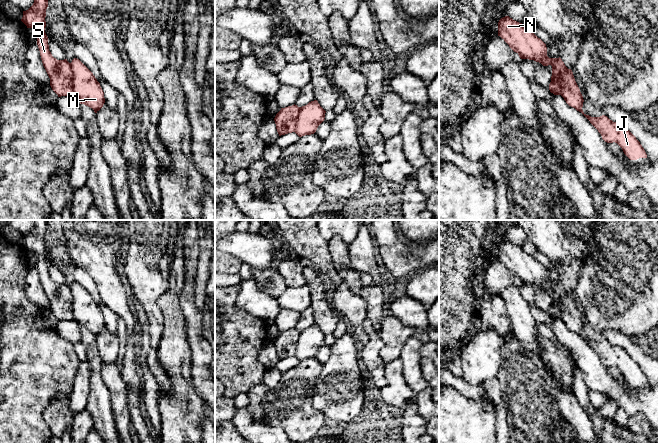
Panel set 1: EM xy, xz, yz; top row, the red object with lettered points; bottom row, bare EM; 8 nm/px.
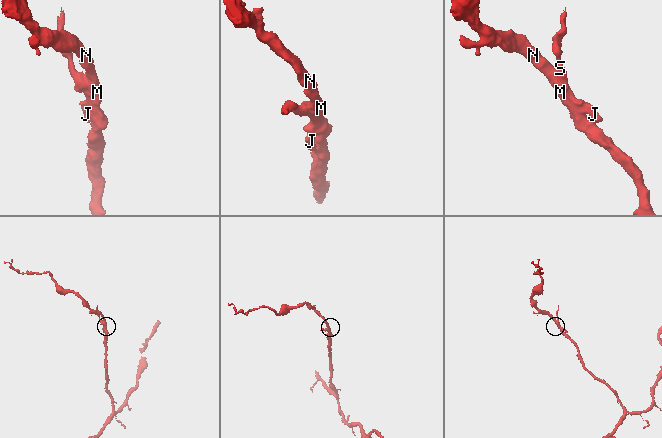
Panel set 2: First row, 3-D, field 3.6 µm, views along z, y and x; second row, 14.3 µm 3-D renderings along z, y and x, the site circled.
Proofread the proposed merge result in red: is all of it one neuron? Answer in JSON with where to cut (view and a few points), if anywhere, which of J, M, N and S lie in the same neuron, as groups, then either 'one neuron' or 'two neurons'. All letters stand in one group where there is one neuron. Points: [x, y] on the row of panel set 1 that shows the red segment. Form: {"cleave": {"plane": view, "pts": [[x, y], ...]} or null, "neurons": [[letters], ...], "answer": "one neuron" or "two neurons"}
{"cleave": {"plane": "xy", "pts": [[69, 63], [71, 68], [72, 94]]}, "neurons": [["J", "M", "N"], ["S"]], "answer": "two neurons"}

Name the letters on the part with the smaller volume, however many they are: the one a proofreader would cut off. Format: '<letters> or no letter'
S

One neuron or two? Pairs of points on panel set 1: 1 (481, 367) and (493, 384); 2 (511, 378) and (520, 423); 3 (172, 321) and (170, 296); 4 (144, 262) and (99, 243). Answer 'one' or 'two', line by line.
1: two
2: one
3: one
4: two

